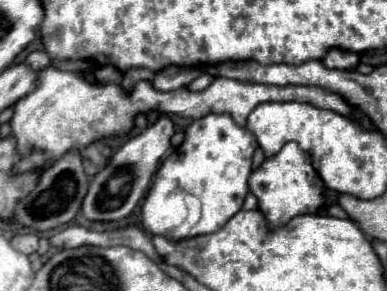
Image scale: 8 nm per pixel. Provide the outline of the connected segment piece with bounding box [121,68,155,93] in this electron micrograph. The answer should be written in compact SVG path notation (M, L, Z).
M132 68L124 73L121 86L124 91L129 93L133 89L134 85L140 80L152 81L155 73L143 68Z

